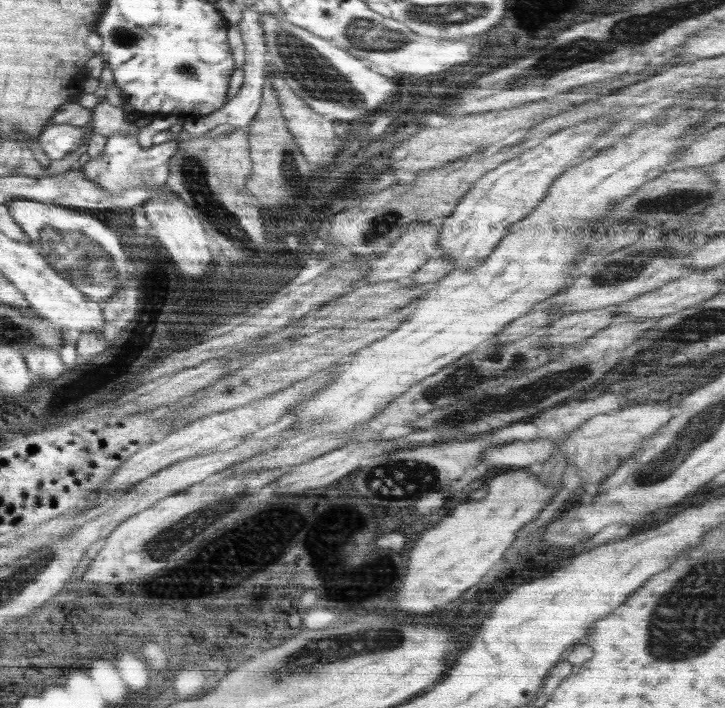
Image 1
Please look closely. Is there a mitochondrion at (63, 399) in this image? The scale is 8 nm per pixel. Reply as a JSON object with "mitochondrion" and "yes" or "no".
{"mitochondrion":"no"}

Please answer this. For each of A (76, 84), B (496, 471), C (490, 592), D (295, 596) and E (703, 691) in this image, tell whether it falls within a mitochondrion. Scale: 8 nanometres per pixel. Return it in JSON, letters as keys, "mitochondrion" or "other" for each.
{"A":"other","B":"other","C":"other","D":"other","E":"other"}

